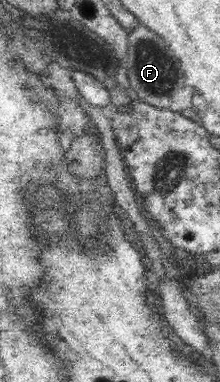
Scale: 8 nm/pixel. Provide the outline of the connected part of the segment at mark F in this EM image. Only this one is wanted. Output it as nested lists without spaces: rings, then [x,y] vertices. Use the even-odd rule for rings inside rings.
[[[139,24],[128,34],[125,65],[128,69],[128,84],[132,92],[137,93],[138,100],[157,109],[169,109],[175,113],[192,108],[195,91],[185,82],[185,73],[181,69],[179,58],[155,31]]]

